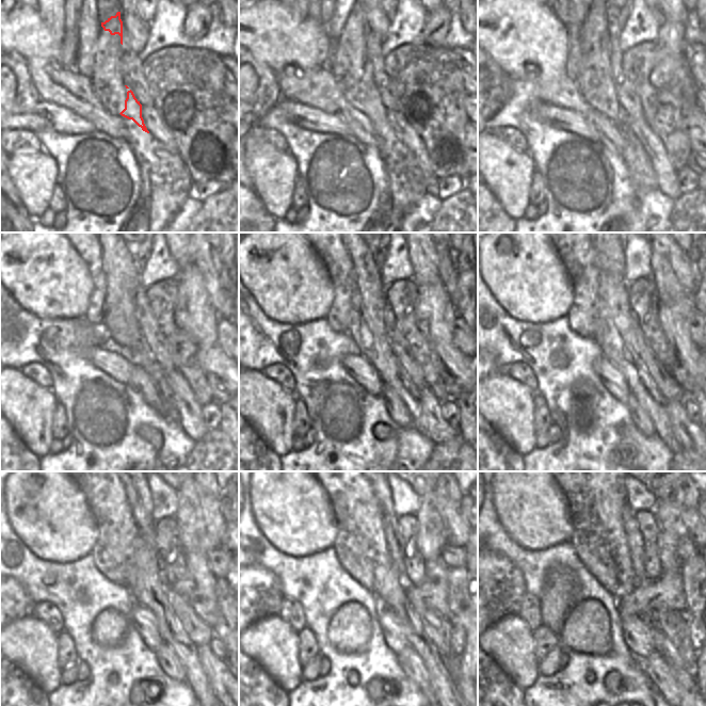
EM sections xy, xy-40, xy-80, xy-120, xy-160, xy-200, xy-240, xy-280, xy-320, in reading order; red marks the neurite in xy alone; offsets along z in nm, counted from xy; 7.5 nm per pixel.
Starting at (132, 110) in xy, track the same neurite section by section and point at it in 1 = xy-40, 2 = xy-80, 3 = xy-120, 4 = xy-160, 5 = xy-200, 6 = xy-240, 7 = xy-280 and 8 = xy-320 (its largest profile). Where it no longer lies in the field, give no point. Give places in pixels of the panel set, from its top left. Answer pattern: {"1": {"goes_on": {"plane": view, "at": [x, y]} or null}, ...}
{"1": {"goes_on": {"plane": "xy-40", "at": [373, 108]}}, "2": {"goes_on": {"plane": "xy-80", "at": [595, 21]}}, "3": {"goes_on": {"plane": "xy-120", "at": [132, 346]}}, "4": {"goes_on": {"plane": "xy-160", "at": [372, 341]}}, "5": {"goes_on": {"plane": "xy-200", "at": [615, 316]}}, "6": {"goes_on": {"plane": "xy-240", "at": [145, 582]}}, "7": {"goes_on": {"plane": "xy-280", "at": [388, 588]}}, "8": {"goes_on": {"plane": "xy-320", "at": [688, 688]}}}

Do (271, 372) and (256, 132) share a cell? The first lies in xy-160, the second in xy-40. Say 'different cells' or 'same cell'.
same cell

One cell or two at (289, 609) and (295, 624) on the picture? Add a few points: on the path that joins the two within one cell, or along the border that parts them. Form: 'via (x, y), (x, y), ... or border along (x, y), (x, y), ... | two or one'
via (291, 612), (295, 621) | one

